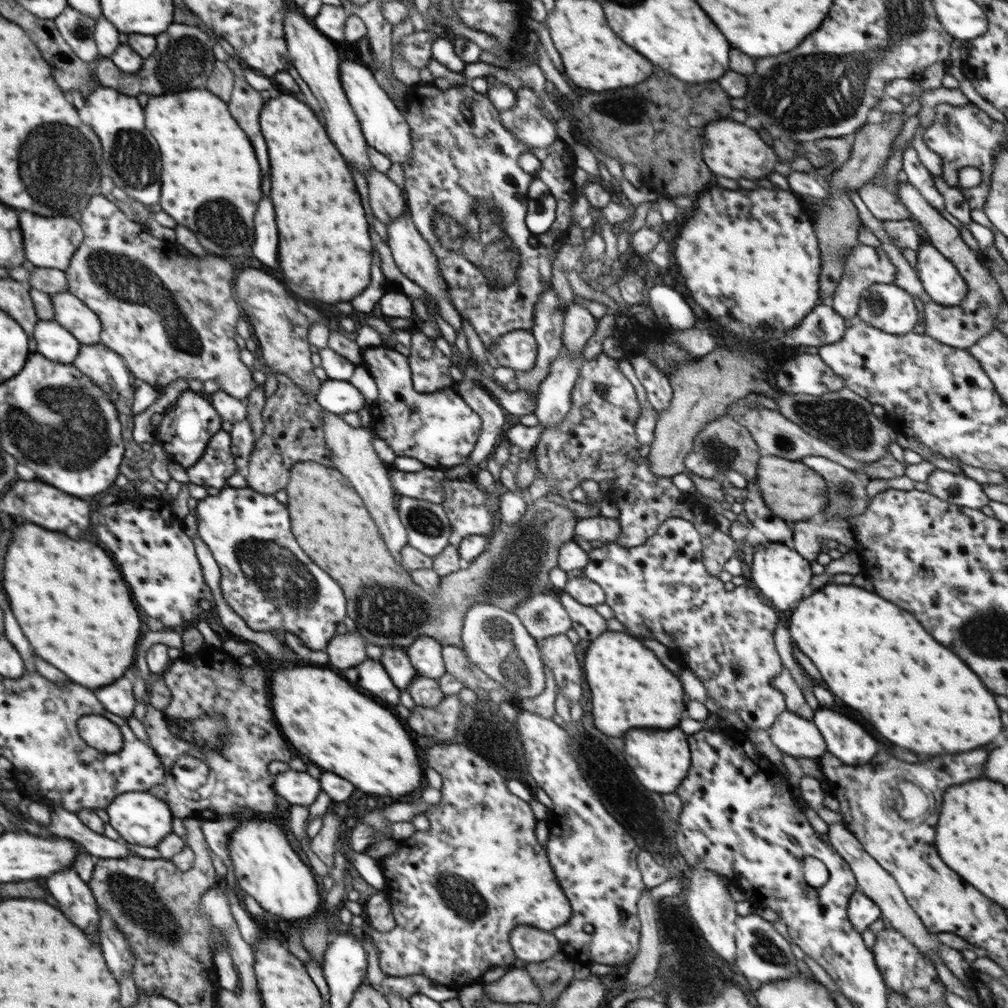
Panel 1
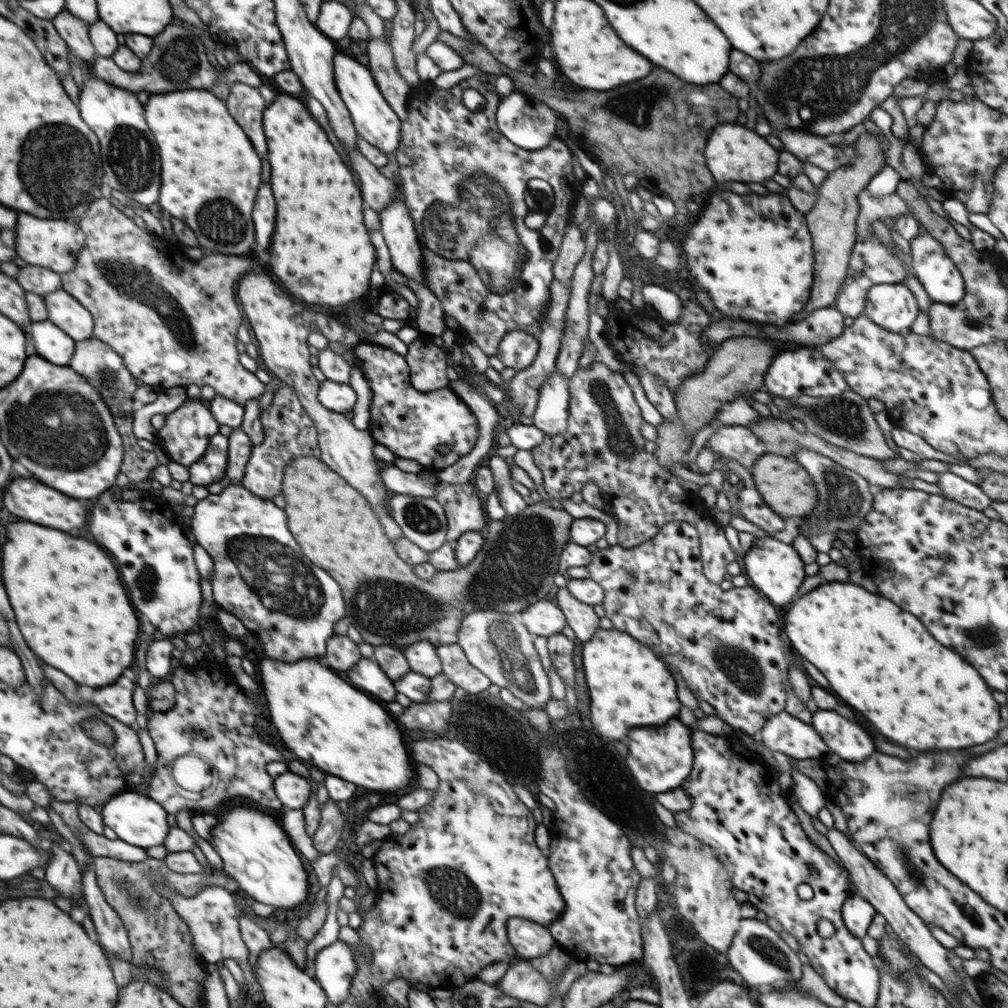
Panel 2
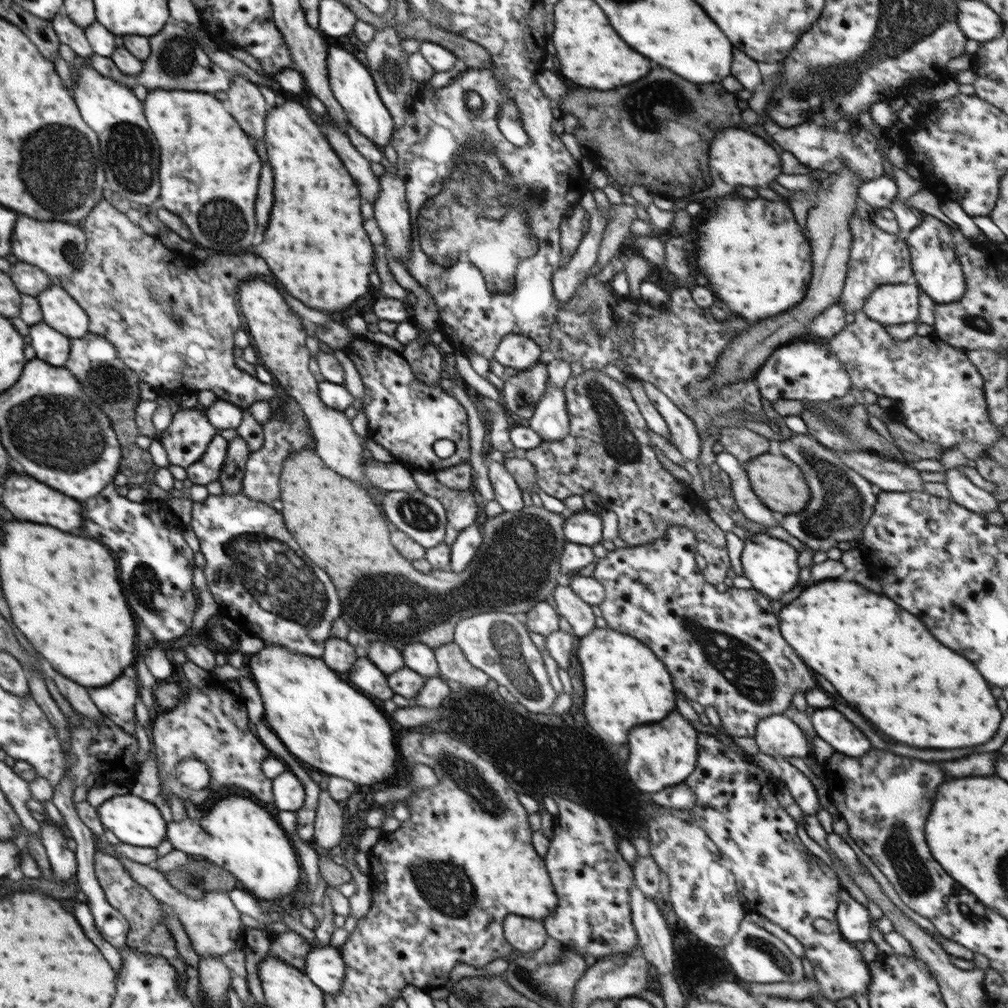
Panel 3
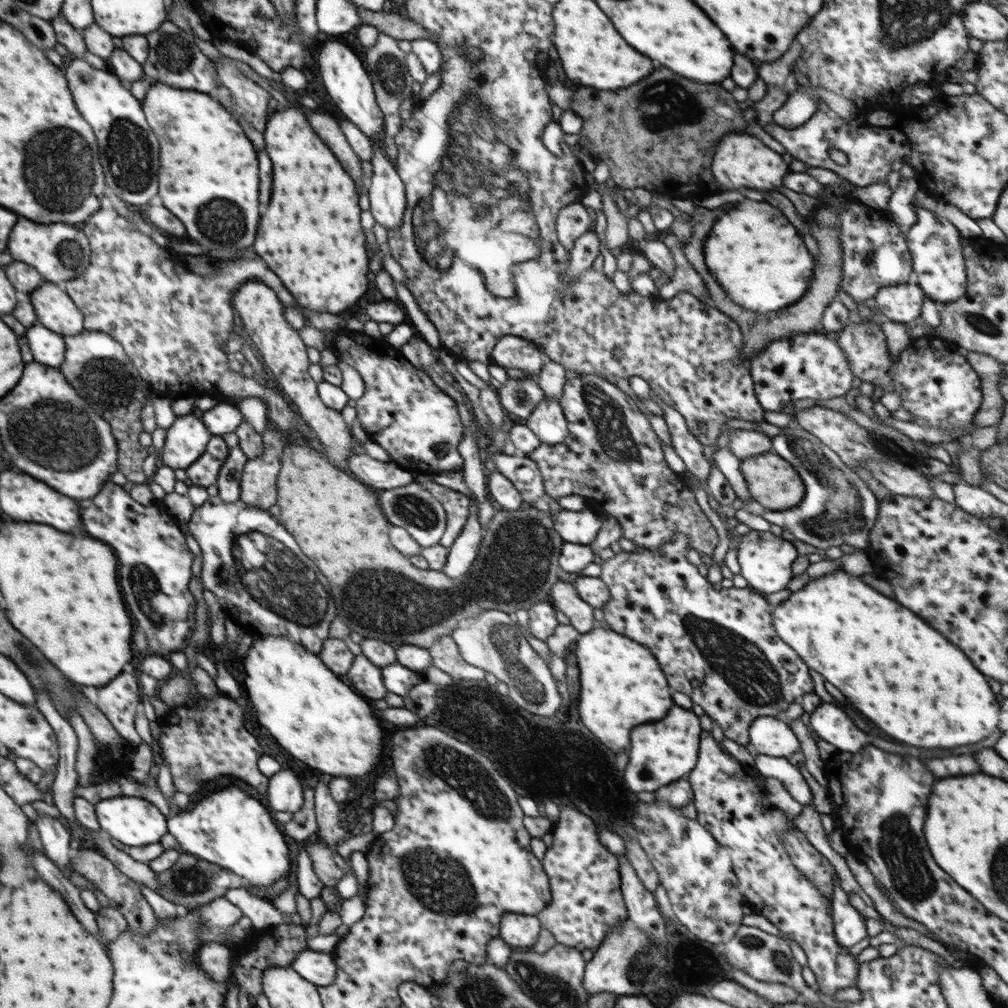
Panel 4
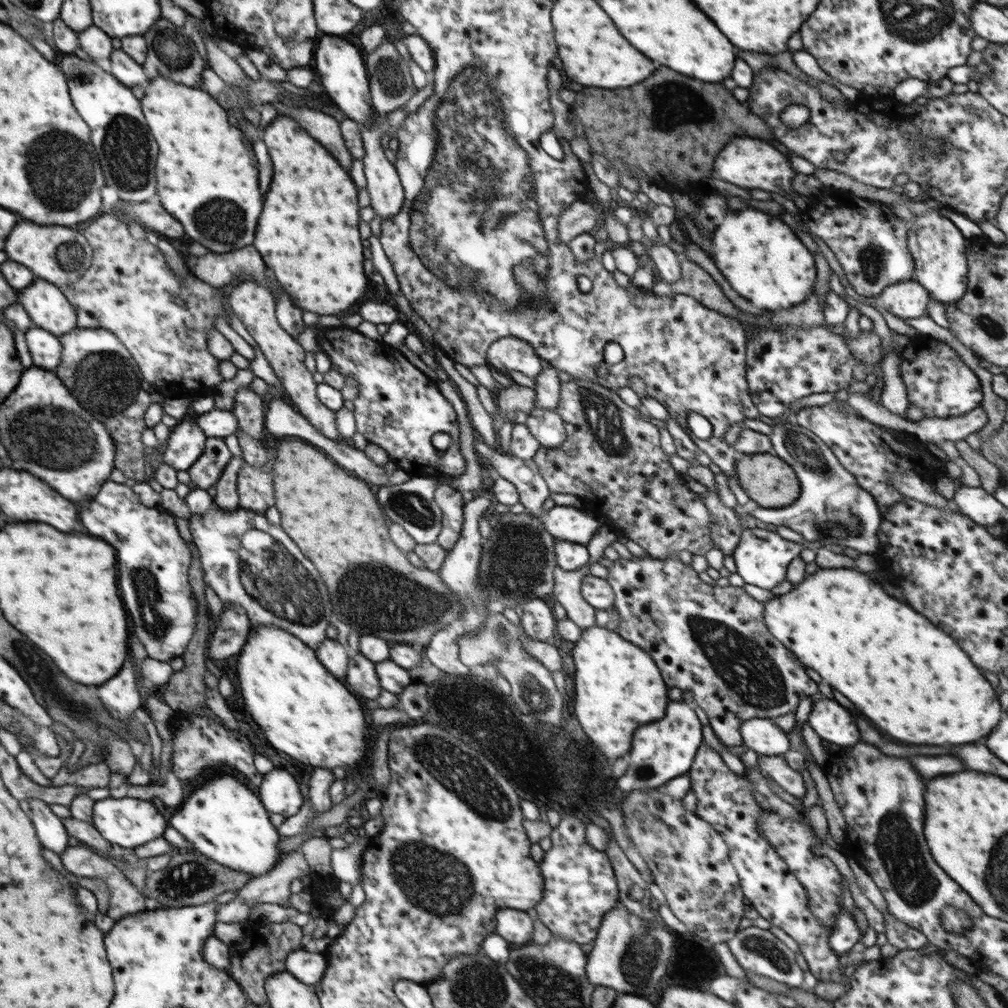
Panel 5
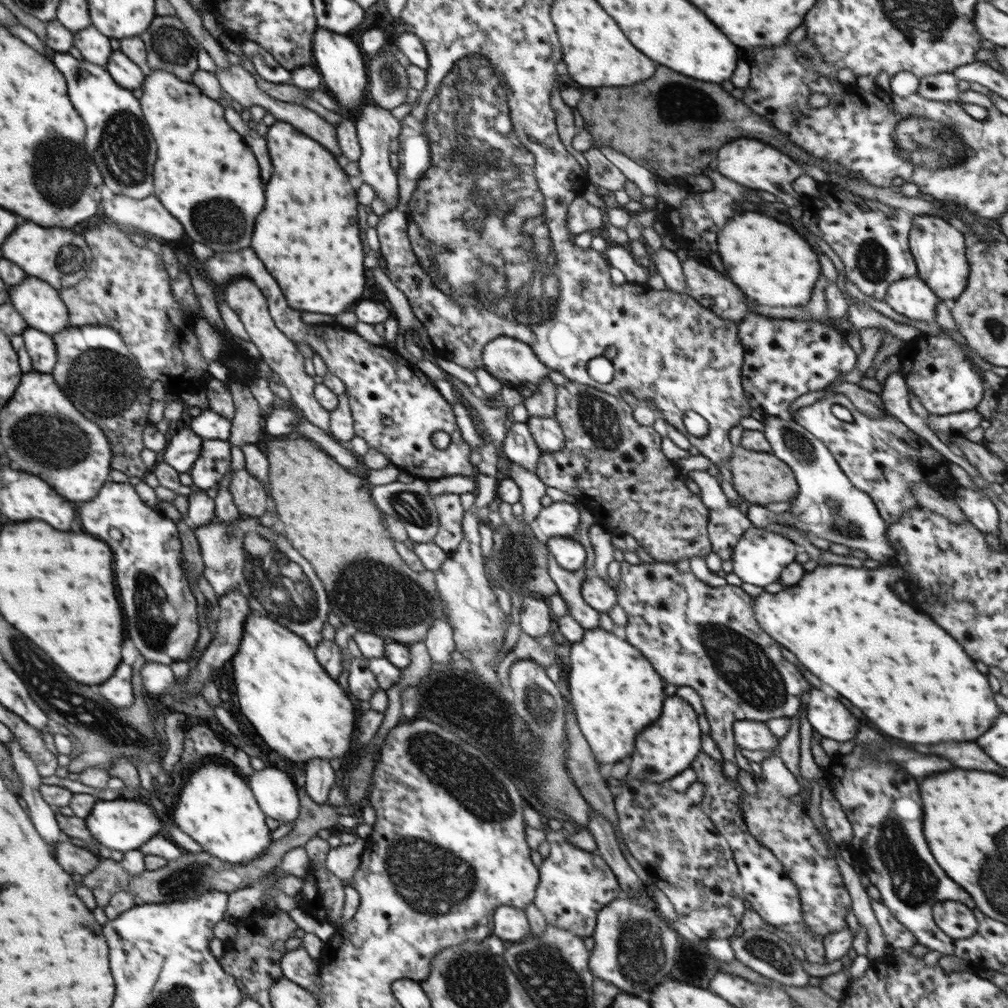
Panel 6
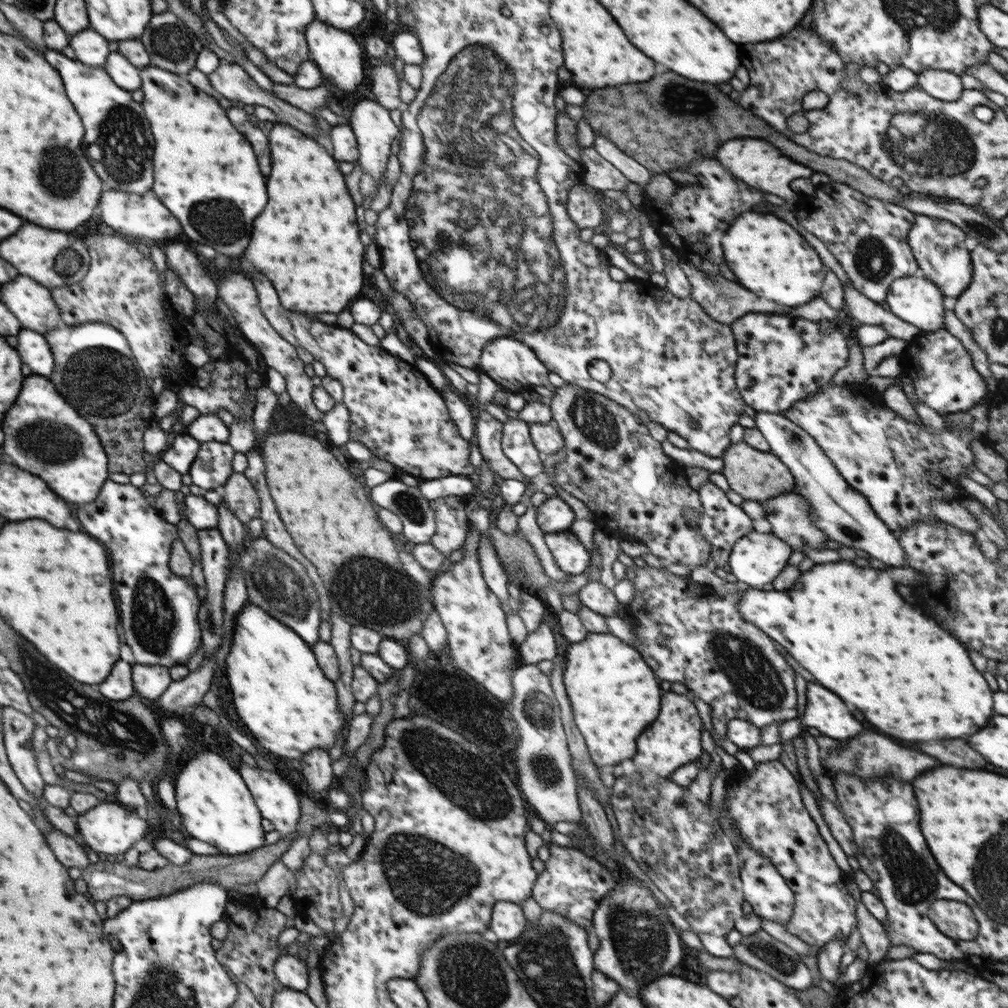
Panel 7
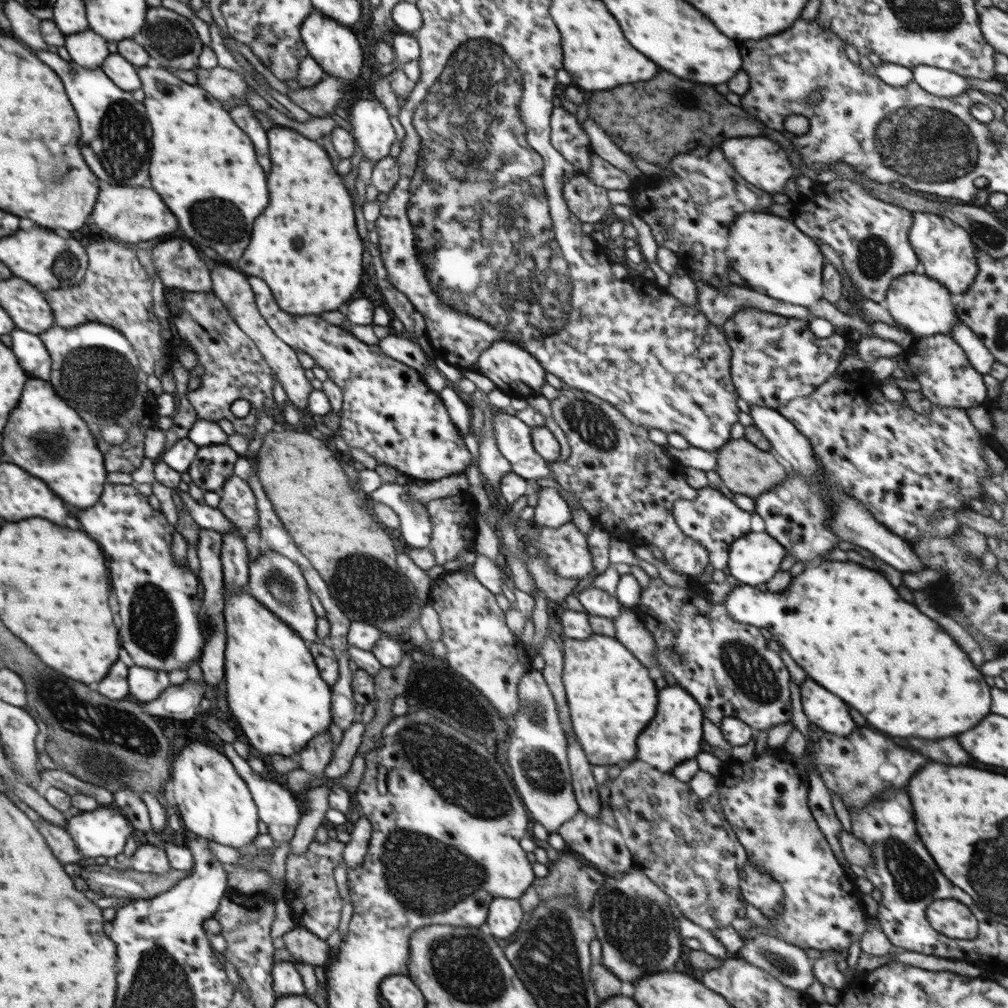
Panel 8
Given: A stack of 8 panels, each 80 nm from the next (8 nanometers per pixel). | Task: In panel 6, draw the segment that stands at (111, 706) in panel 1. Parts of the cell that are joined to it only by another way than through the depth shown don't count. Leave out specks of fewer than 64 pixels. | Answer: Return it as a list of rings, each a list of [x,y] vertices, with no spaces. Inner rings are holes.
[[[122,664],[122,668],[118,668],[118,672],[114,672],[114,676],[106,684],[99,684],[98,688],[102,688],[100,693],[110,704],[128,708],[135,701],[133,685],[132,668],[128,664]]]

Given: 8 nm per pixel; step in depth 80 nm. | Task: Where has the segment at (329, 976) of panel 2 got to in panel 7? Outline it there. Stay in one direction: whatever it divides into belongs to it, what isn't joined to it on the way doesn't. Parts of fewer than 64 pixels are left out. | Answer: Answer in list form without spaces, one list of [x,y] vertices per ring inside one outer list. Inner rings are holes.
[[[294,950],[286,956],[281,956],[274,964],[276,980],[282,988],[292,988],[306,992],[309,985],[309,972],[306,968],[306,957]]]

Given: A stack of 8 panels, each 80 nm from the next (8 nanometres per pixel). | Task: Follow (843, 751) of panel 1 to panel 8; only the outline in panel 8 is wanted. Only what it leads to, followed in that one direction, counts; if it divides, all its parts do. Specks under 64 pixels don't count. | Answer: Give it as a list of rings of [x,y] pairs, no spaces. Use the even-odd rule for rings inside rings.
[[[806,677],[800,688],[803,710],[809,722],[818,726],[820,731],[848,736],[856,728],[854,720],[850,718],[848,706],[838,696],[810,680],[810,677]]]

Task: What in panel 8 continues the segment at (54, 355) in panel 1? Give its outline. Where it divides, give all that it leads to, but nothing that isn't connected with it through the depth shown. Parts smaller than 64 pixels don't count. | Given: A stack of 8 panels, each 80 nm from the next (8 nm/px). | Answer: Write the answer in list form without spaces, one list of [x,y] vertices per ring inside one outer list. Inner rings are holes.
[[[15,328],[11,332],[12,348],[18,352],[18,360],[26,364],[26,372],[30,372],[30,376],[48,381],[52,375],[53,359],[39,335],[24,330]]]

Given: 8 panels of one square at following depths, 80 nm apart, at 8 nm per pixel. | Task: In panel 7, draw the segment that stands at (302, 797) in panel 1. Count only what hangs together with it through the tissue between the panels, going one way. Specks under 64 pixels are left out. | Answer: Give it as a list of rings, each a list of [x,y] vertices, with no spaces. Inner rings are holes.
[[[245,762],[237,765],[240,776],[250,789],[263,818],[274,825],[282,837],[296,830],[301,817],[298,787],[288,783],[276,771],[251,767]]]

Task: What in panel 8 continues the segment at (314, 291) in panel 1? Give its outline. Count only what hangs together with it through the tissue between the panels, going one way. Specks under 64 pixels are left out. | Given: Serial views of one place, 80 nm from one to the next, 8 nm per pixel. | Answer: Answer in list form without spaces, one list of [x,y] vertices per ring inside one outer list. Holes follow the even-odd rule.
[[[274,126],[268,132],[268,140],[270,140],[270,158],[272,158],[272,170],[270,170],[270,174],[268,174],[268,192],[270,192],[270,204],[266,206],[266,210],[262,212],[262,216],[258,216],[258,220],[254,222],[254,232],[252,232],[252,240],[250,240],[250,246],[246,248],[246,252],[242,254],[242,260],[238,260],[238,268],[242,270],[242,272],[246,272],[246,274],[252,274],[252,276],[258,276],[258,278],[262,278],[268,286],[270,286],[270,290],[272,290],[272,294],[274,294],[274,298],[276,298],[276,302],[278,302],[278,306],[284,310],[284,312],[290,312],[290,314],[298,314],[298,316],[302,316],[302,314],[322,314],[322,312],[332,312],[332,310],[338,310],[344,302],[348,302],[348,300],[352,300],[352,294],[358,290],[358,286],[360,286],[360,282],[362,282],[362,272],[364,272],[364,268],[362,268],[362,254],[364,254],[364,246],[362,246],[362,240],[360,240],[360,236],[358,236],[358,230],[356,230],[356,222],[354,222],[354,206],[352,206],[352,198],[350,198],[350,194],[346,192],[346,186],[342,184],[342,178],[338,176],[338,172],[332,168],[332,164],[330,164],[330,158],[328,158],[328,154],[326,154],[326,150],[322,148],[317,142],[302,136],[302,134],[296,132],[294,129],[289,129],[281,126]]]

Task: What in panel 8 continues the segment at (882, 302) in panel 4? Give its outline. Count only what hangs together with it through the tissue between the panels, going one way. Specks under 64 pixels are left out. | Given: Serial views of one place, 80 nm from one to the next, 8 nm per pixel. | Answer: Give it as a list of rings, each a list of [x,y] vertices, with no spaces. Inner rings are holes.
[[[908,273],[895,278],[886,293],[884,304],[897,326],[908,330],[915,338],[951,334],[951,328],[958,320],[955,306],[950,303],[950,293],[943,284],[929,276]]]

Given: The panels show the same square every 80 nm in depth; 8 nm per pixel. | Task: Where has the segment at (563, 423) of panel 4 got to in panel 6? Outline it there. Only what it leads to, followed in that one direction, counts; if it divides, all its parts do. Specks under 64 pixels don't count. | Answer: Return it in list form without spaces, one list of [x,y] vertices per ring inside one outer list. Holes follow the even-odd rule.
[[[530,417],[526,423],[541,451],[563,450],[566,443],[565,434],[555,417]]]

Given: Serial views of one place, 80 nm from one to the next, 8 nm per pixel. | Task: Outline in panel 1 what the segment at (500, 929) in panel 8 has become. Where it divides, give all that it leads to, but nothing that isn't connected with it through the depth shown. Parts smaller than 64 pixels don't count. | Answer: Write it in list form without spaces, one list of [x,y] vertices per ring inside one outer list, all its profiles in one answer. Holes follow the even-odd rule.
[[[519,924],[514,928],[509,942],[515,956],[523,965],[550,961],[561,951],[559,941],[552,933],[527,924]]]

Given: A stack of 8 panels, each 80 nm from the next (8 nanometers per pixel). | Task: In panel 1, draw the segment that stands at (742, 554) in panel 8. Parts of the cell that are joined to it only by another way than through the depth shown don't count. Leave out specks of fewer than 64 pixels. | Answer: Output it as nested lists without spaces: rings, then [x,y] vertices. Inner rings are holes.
[[[767,543],[766,545],[755,545],[752,560],[752,586],[758,592],[762,592],[772,606],[781,611],[794,610],[803,600],[804,588],[810,584],[812,578],[812,568],[810,562],[804,560],[799,552],[790,549],[784,543]]]

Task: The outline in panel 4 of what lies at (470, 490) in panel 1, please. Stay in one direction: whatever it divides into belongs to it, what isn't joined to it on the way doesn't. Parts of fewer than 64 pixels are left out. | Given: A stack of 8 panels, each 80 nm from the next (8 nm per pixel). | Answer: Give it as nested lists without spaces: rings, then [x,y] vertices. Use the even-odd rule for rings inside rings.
[[[415,476],[413,481],[420,484],[420,487],[426,487],[426,490],[434,496],[434,499],[438,500],[439,504],[442,504],[447,520],[446,529],[444,530],[440,544],[448,549],[454,544],[456,538],[462,533],[466,525],[473,498],[440,486],[433,478],[434,476]]]

